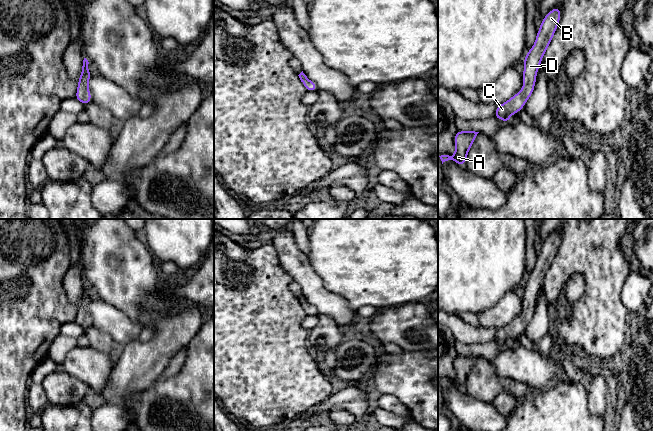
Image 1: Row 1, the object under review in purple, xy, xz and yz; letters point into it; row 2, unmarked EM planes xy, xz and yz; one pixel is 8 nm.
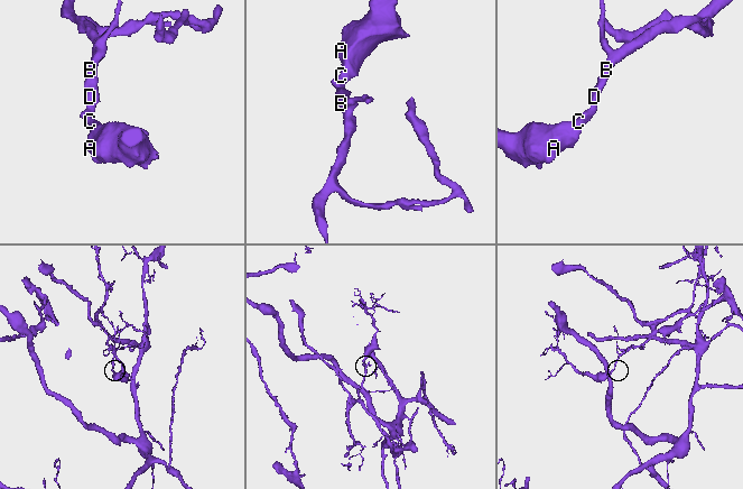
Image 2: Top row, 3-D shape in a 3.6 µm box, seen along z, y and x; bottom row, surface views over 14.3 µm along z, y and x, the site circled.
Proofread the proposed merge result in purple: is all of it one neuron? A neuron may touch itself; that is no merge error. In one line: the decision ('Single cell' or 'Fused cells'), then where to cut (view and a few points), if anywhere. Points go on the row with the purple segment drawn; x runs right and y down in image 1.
Single cell. No split

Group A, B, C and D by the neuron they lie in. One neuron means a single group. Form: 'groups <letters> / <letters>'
groups A B C D

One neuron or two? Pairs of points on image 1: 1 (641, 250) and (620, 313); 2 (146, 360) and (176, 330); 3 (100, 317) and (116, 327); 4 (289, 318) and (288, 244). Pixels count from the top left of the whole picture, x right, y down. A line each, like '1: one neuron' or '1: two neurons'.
1: two neurons
2: one neuron
3: one neuron
4: two neurons

